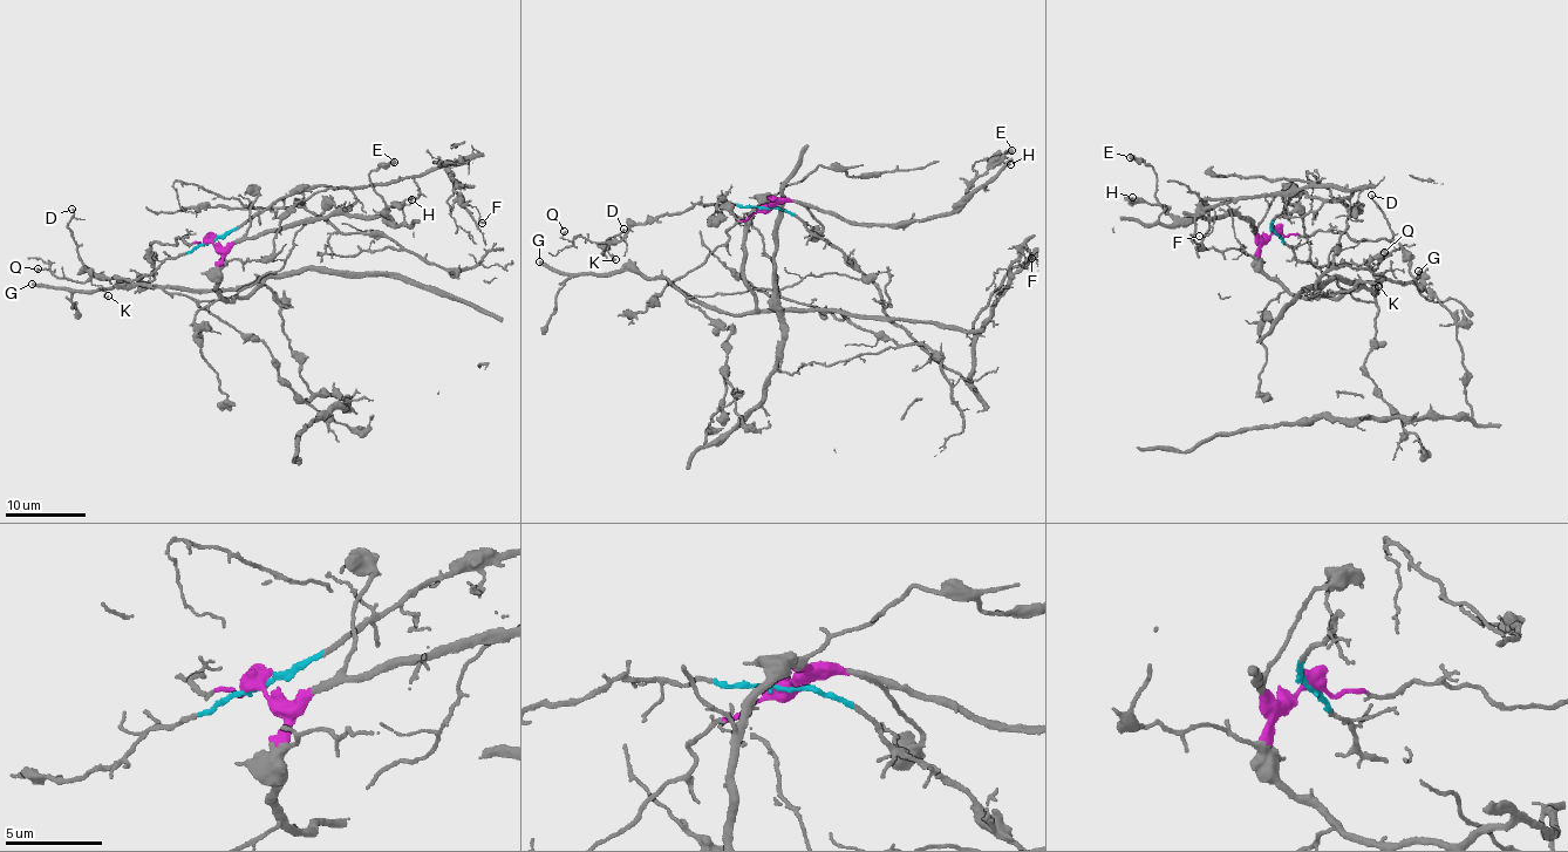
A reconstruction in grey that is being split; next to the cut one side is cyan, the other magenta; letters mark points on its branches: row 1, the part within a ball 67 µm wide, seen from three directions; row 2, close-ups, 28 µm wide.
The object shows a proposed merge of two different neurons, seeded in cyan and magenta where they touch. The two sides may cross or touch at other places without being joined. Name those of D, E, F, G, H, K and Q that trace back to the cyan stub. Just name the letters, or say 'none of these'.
D, F, K, Q

